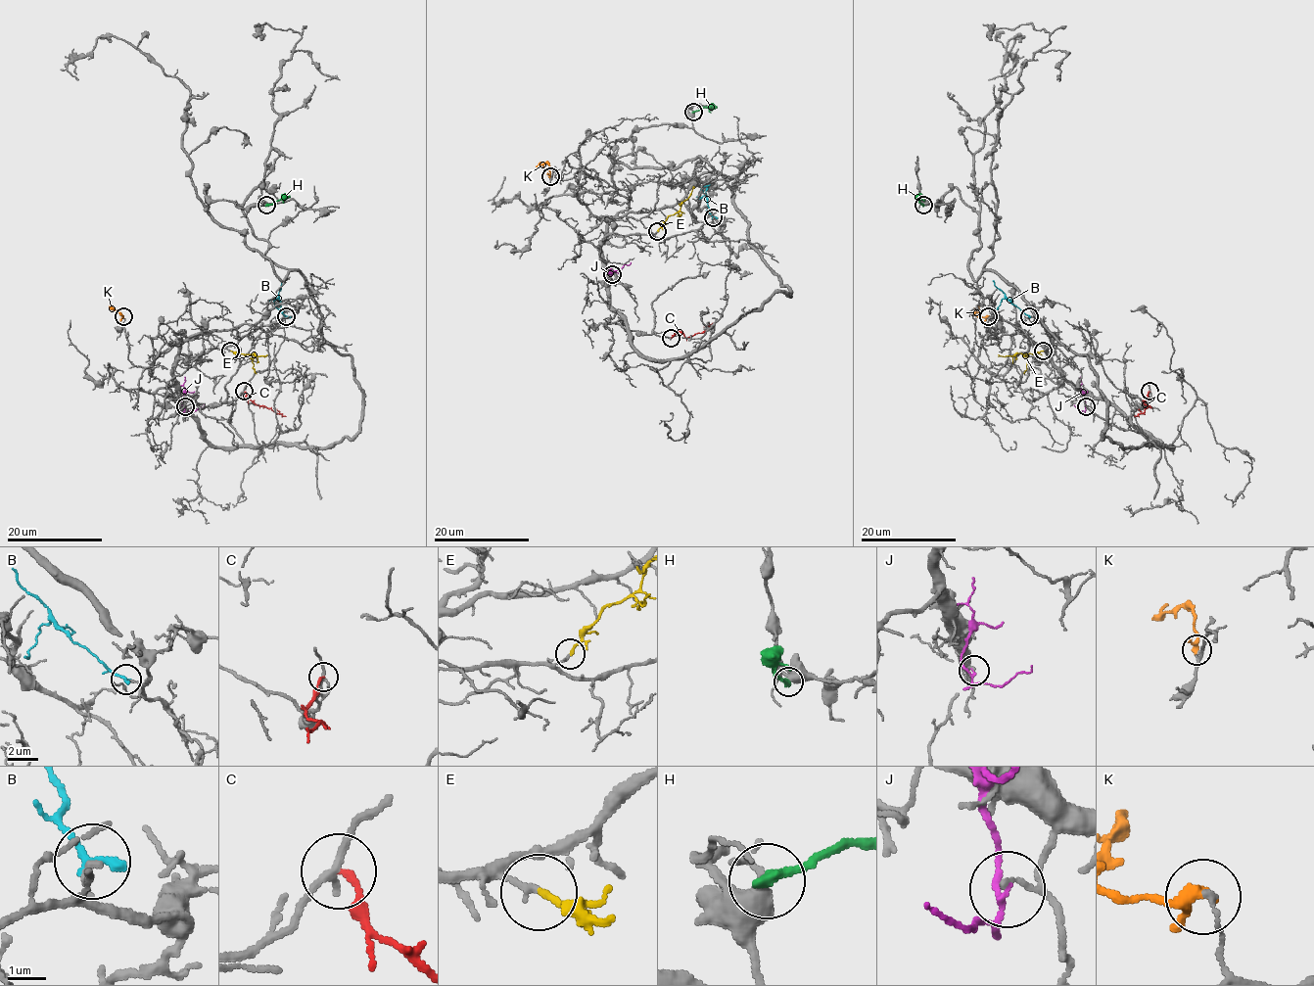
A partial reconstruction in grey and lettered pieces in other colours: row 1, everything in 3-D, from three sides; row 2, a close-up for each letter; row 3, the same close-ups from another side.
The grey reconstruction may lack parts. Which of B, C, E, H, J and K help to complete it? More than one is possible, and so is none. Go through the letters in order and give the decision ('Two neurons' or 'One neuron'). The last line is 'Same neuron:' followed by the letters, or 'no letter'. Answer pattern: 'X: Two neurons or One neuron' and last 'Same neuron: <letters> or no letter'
B: Two neurons
C: Two neurons
E: One neuron
H: Two neurons
J: Two neurons
K: Two neurons
Same neuron: E

